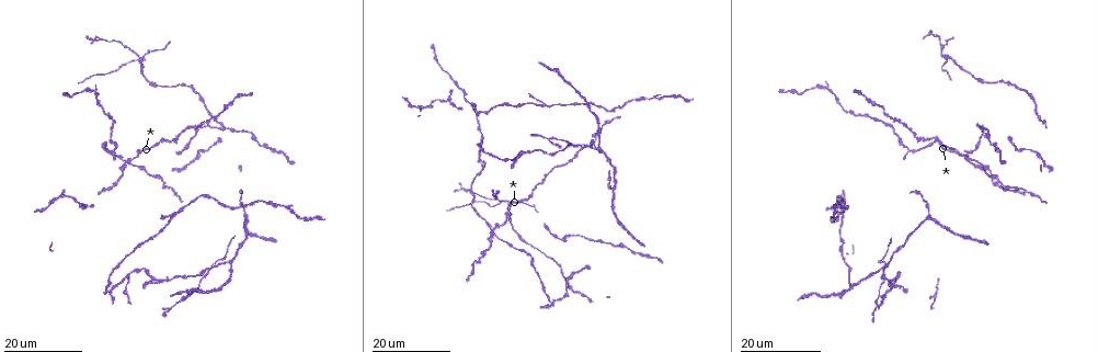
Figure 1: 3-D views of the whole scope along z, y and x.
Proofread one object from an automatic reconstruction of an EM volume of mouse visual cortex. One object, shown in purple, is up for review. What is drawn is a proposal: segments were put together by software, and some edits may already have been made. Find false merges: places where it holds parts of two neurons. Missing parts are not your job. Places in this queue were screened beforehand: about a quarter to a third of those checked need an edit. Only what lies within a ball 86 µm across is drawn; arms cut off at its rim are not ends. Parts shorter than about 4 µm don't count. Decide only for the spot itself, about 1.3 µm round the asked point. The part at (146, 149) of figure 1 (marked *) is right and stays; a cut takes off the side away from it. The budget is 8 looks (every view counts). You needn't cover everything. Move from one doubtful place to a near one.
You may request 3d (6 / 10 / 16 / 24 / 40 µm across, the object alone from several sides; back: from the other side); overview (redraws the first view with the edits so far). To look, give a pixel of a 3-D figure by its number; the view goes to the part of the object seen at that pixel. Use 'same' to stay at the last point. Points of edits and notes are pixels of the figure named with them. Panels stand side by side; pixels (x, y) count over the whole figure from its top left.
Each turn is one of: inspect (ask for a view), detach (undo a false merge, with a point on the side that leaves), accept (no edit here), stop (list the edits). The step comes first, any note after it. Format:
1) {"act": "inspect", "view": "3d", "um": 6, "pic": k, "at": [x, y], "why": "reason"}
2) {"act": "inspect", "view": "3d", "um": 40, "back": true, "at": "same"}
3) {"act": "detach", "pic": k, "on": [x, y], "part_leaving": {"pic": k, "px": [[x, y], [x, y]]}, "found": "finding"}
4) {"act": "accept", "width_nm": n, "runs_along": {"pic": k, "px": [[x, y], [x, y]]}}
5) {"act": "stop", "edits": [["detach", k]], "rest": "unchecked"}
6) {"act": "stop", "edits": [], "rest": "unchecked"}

{"act": "inspect", "view": "3d", "um": 24, "pic": 1, "at": [972, 159], "why": "a fork"}

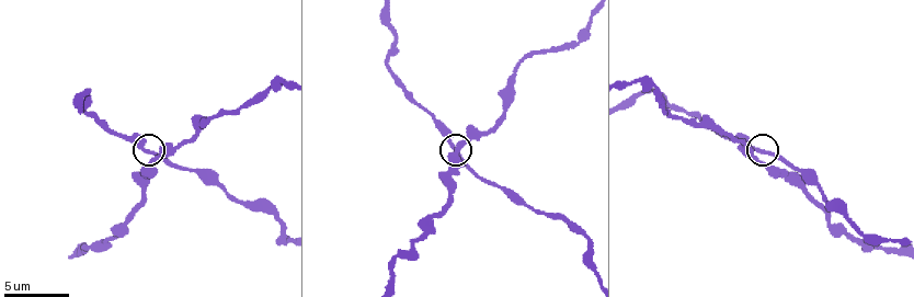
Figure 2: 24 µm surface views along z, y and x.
{"act": "inspect", "view": "3d", "um": 10, "pic": 2, "at": [760, 150]}

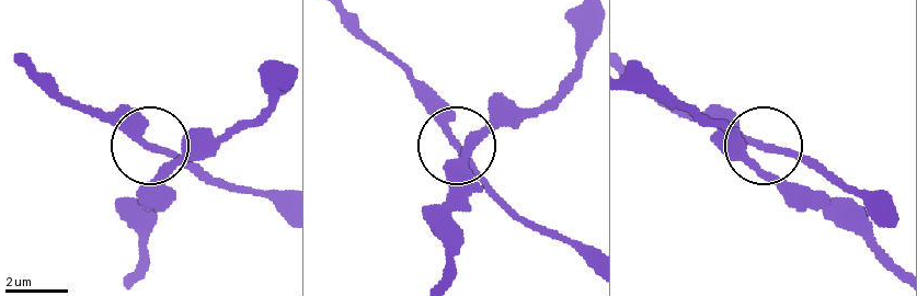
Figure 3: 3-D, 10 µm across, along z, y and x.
{"act": "accept", "width_nm": 160, "runs_along": {"pic": 3, "px": [[281, 93], [252, 120], [173, 159], [158, 154], [121, 110]]}, "found": "one neuron here"}

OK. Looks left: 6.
{"act": "inspect", "view": "3d", "um": 16, "pic": 1, "at": [214, 267], "why": "three-way junction"}

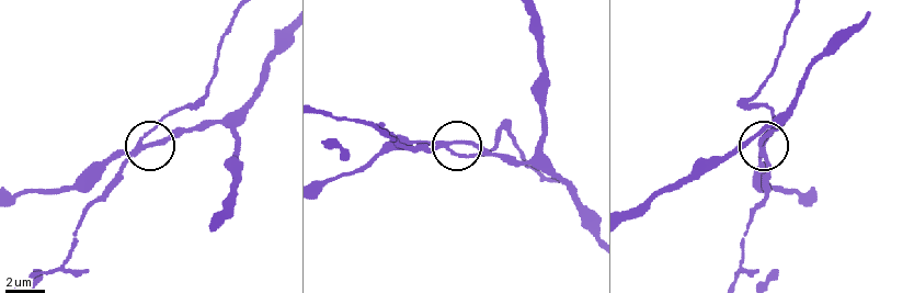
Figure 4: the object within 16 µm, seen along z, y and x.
{"act": "inspect", "view": "3d", "um": 10, "pic": 4, "at": [141, 139]}

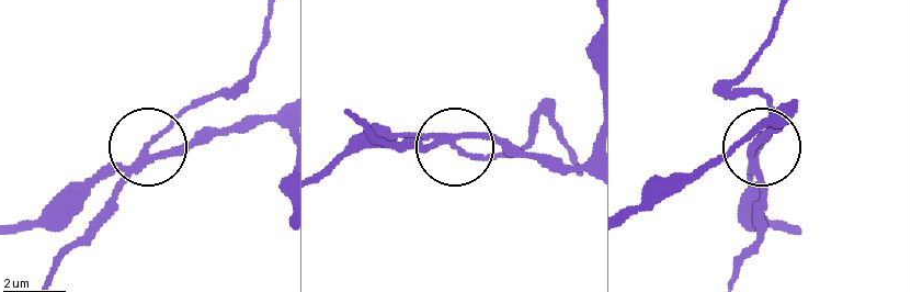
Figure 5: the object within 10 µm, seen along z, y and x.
{"act": "detach", "pic": 5, "on": [109, 198], "part_leaving": {"pic": 5, "px": [[136, 167], [49, 282]]}, "found": "a second neuron is stuck on"}

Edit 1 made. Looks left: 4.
{"act": "inspect", "view": "overview", "why": "see it whole again"}

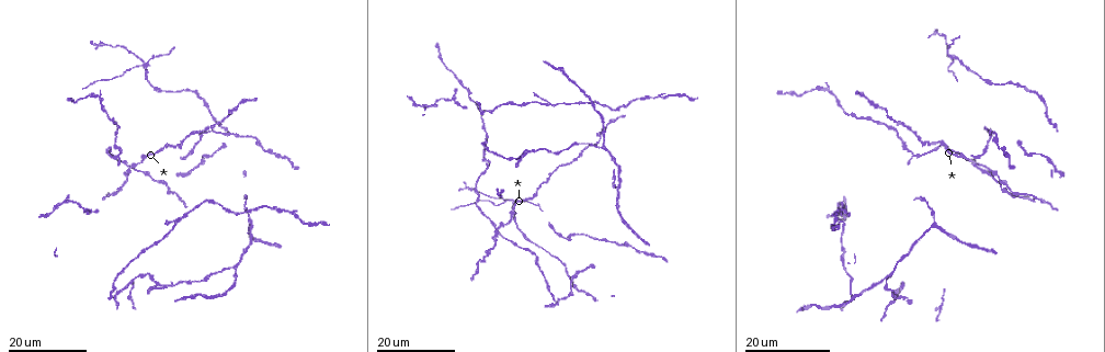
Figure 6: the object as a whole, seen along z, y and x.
{"act": "inspect", "view": "3d", "um": 16, "pic": 6, "at": [181, 216], "why": "three arms meet"}

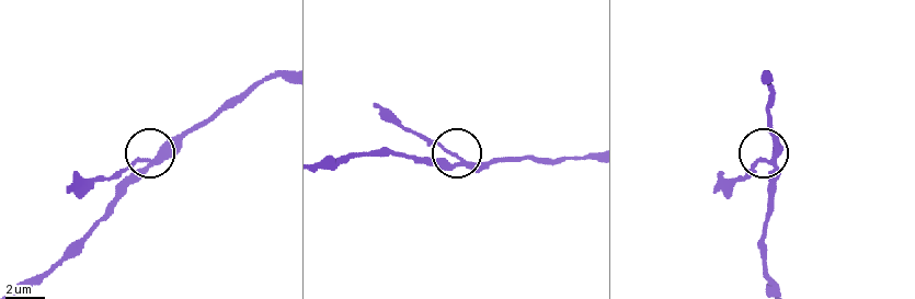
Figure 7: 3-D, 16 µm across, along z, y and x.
{"act": "inspect", "view": "3d", "um": 10, "pic": 7, "at": [771, 164]}

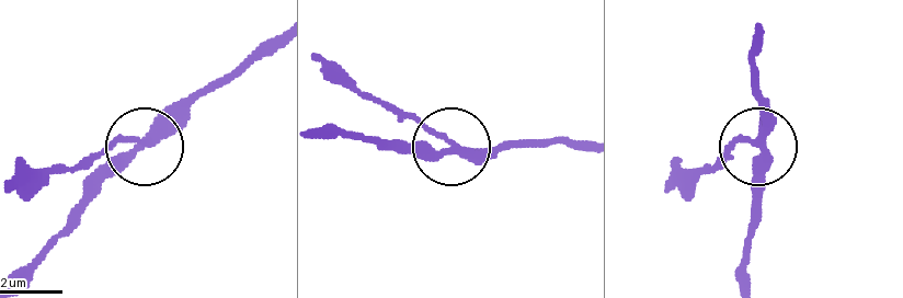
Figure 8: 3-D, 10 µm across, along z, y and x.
{"act": "accept", "width_nm": 250, "found": "one neuron here"}

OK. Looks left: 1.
{"act": "stop", "edits": [["detach", 5]], "rest": "unchecked"}

